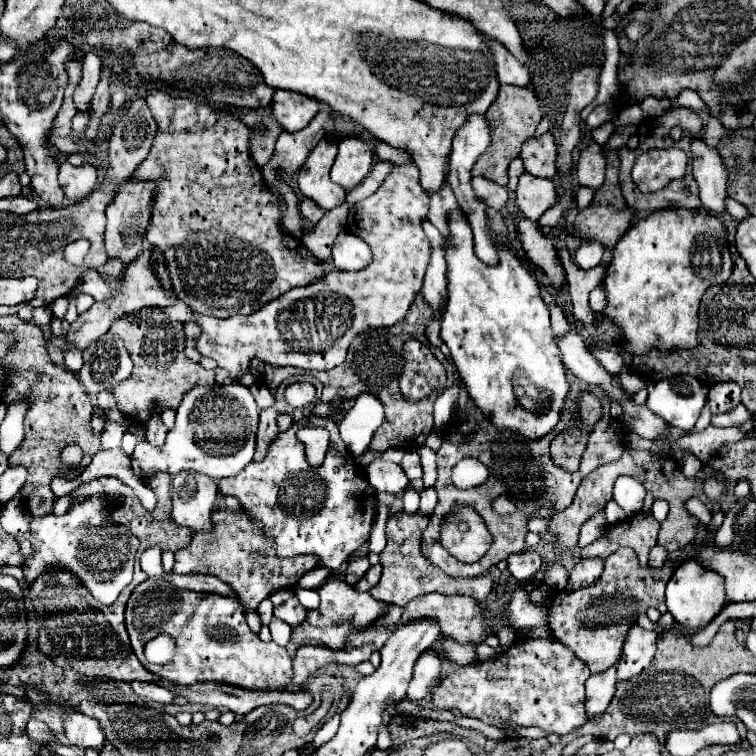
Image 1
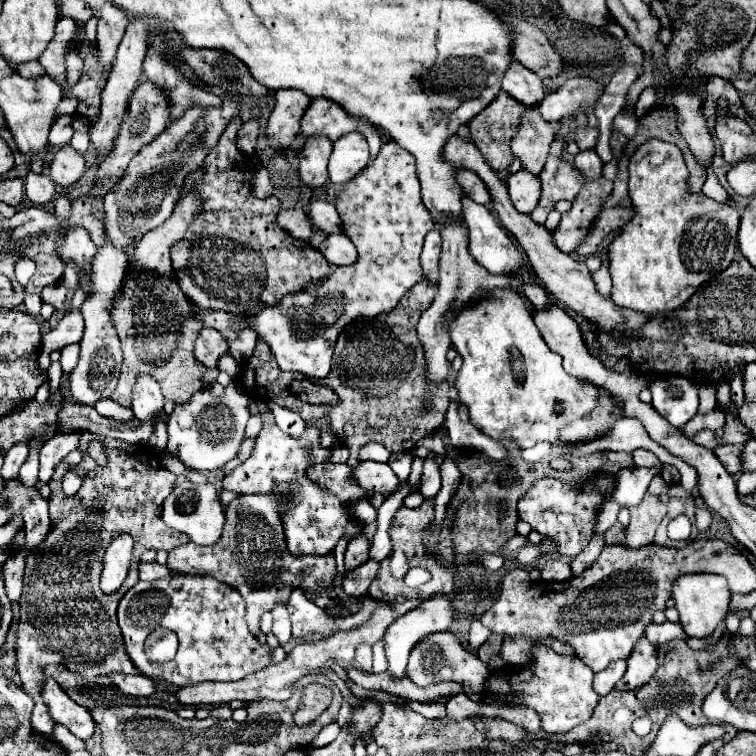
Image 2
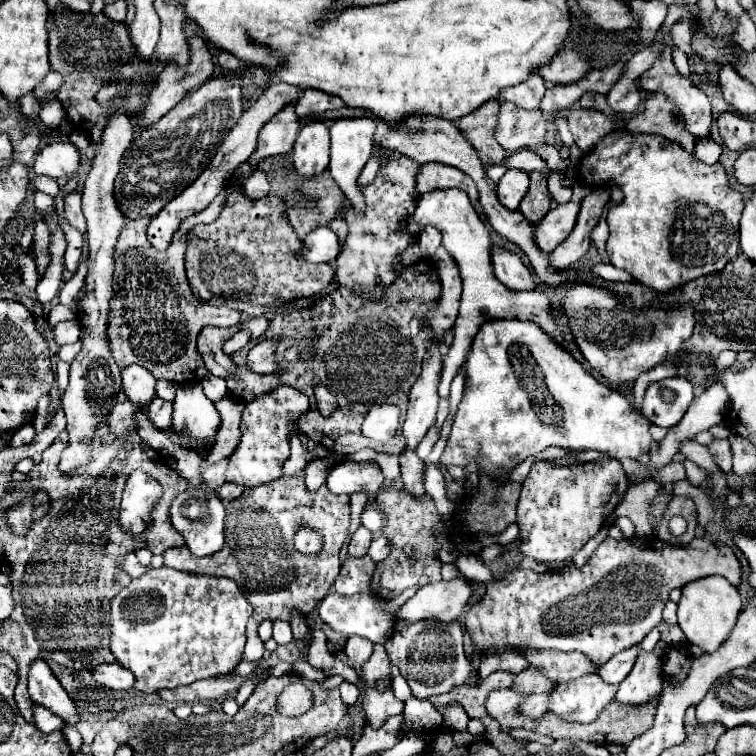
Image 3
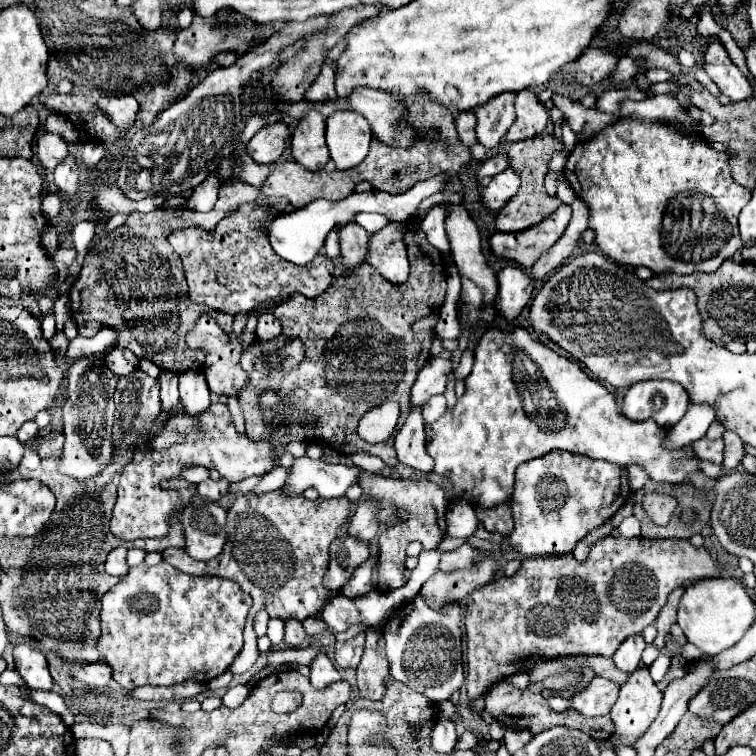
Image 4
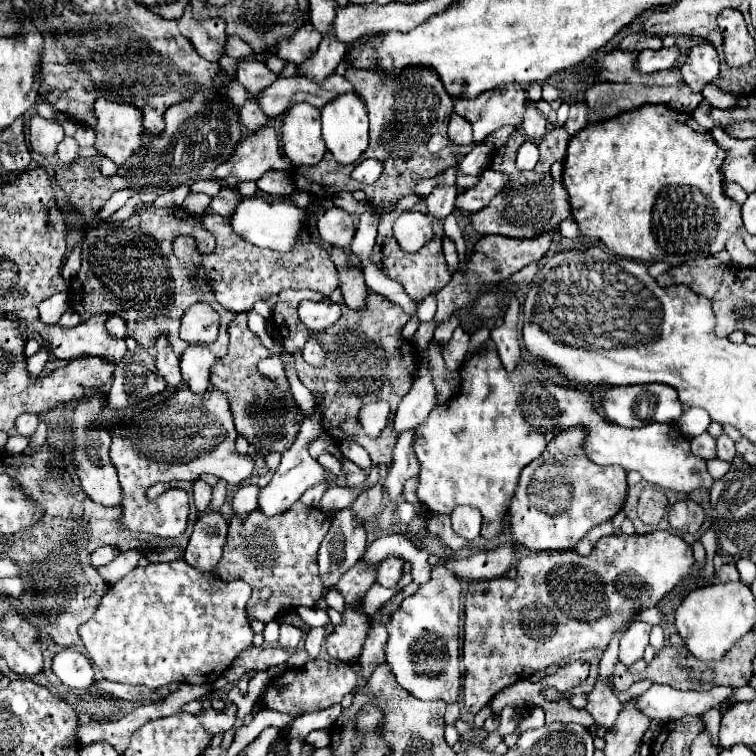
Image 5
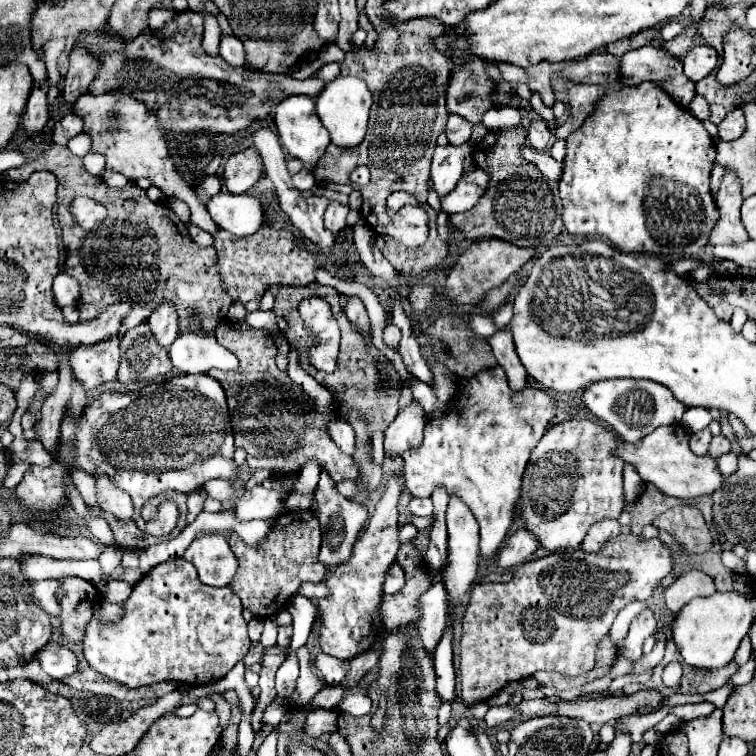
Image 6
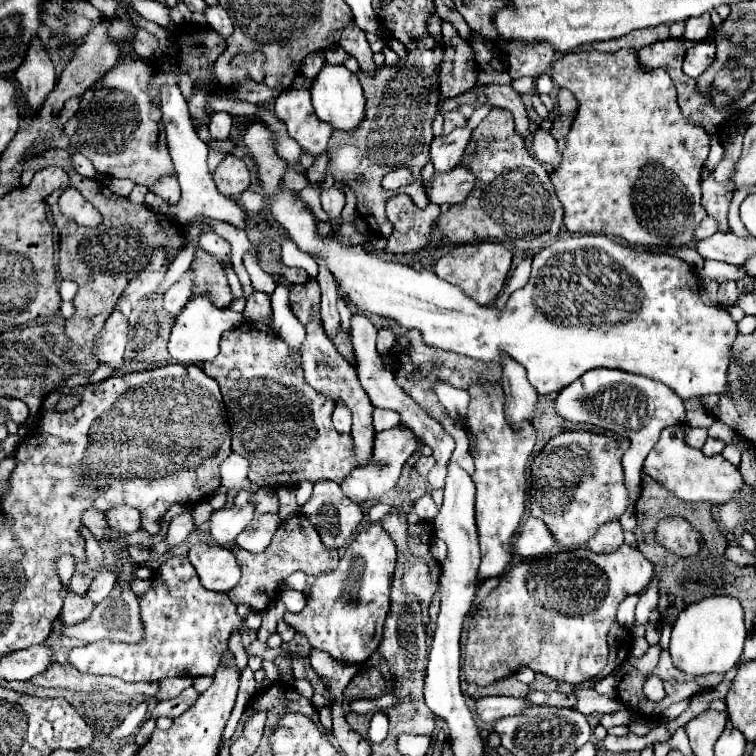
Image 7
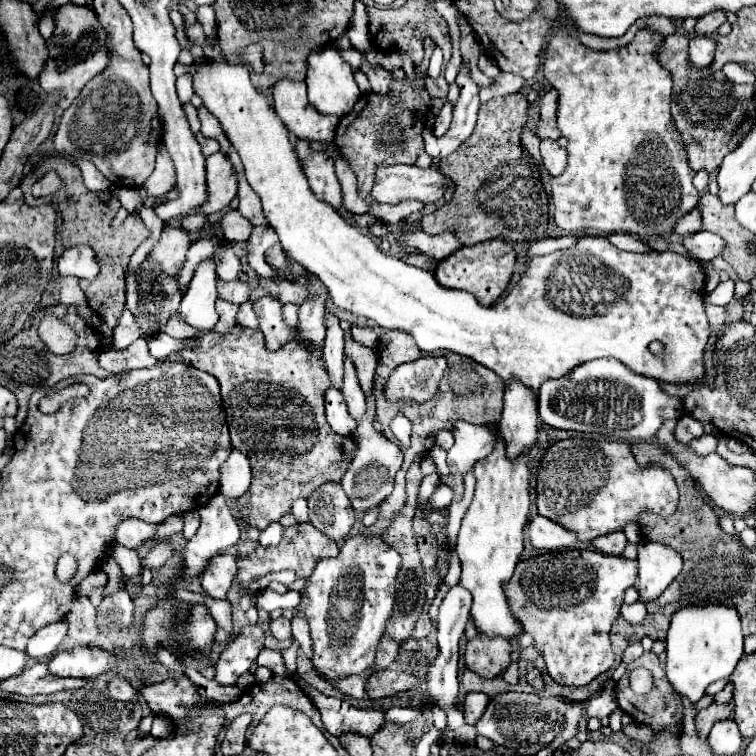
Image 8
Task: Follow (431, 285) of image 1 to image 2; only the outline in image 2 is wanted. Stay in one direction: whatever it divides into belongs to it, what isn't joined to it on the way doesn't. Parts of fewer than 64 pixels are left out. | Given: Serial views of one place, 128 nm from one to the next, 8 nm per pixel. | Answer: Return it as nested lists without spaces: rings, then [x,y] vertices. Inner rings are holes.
[[[430,230],[424,238],[424,248],[420,254],[420,264],[428,282],[438,282],[438,256],[440,256],[440,232]]]

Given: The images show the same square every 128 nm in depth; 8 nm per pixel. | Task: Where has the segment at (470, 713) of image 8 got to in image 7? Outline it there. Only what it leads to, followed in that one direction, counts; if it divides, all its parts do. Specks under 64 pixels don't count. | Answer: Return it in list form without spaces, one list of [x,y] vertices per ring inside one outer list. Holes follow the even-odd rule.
[[[502,696],[478,698],[476,700],[476,714],[482,722],[494,722],[500,716],[510,716],[510,714],[522,712],[522,708],[526,708],[528,704],[532,704],[532,702],[522,700],[522,698],[502,698]]]

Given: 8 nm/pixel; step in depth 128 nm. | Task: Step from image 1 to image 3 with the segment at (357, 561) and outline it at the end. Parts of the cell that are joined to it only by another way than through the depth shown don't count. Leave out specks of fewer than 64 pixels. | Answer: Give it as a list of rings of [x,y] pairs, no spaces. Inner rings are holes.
[[[360,526],[352,538],[350,538],[350,544],[348,544],[348,554],[350,556],[364,556],[368,552],[368,546],[372,542],[372,532],[364,526]]]

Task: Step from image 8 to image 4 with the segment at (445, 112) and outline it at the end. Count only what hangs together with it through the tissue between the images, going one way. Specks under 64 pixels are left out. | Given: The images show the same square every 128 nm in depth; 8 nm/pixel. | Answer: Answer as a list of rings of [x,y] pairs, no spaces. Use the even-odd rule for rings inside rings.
[[[468,110],[468,112],[460,112],[460,114],[456,116],[456,132],[458,132],[460,142],[464,142],[466,146],[476,144],[474,126],[476,126],[476,116],[474,116],[474,112]]]

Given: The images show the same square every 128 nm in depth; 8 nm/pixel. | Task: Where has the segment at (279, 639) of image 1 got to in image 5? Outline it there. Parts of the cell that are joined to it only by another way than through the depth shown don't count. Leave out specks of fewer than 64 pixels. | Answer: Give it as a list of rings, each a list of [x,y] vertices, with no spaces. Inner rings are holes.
[[[272,620],[272,622],[266,624],[266,628],[264,628],[262,634],[264,634],[264,642],[268,646],[276,646],[276,642],[278,642],[278,628],[280,628],[280,624],[276,620]]]

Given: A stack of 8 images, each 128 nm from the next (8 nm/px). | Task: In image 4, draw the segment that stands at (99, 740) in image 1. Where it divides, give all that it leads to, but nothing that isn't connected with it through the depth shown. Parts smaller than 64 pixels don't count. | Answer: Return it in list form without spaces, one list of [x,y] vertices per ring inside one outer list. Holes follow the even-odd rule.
[[[18,644],[14,646],[14,664],[16,672],[32,686],[40,690],[50,690],[54,680],[48,672],[48,662],[46,654],[28,646],[28,644]]]

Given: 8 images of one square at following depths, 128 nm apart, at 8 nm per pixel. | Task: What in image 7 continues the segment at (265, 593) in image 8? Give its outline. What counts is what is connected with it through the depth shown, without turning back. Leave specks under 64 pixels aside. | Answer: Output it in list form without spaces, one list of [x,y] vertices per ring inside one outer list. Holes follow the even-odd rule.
[[[284,590],[282,592],[282,602],[286,604],[286,610],[290,612],[300,612],[306,604],[306,596],[298,590]]]

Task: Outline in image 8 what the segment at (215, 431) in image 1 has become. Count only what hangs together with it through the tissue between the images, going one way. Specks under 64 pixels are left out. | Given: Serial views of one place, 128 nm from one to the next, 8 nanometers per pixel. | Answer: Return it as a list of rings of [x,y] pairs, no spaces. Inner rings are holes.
[[[202,260],[180,302],[180,316],[184,316],[184,320],[198,330],[208,330],[218,320],[214,310],[214,302],[218,298],[216,280],[216,260]],[[156,336],[156,342],[152,338],[148,348],[152,348],[152,354],[156,354],[156,358],[166,358],[170,354],[178,354],[178,350],[184,348],[186,344],[188,344],[188,340],[172,340],[172,338]]]

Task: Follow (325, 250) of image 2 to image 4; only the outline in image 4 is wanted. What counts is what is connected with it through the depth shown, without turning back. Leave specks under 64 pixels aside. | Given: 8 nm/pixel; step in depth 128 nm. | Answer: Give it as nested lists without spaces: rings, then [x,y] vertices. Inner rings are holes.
[[[438,174],[436,178],[428,178],[428,180],[422,180],[422,182],[416,182],[408,192],[404,192],[402,196],[388,196],[386,192],[376,192],[376,190],[370,190],[370,192],[354,192],[350,194],[346,200],[338,200],[338,202],[330,202],[330,200],[314,200],[298,210],[292,210],[292,212],[284,212],[284,214],[278,214],[274,220],[268,222],[268,226],[264,228],[264,234],[268,236],[274,252],[282,258],[282,260],[288,260],[288,262],[294,262],[294,264],[308,264],[318,252],[320,248],[324,246],[324,240],[328,236],[328,232],[333,230],[334,226],[338,224],[344,224],[348,222],[352,216],[355,216],[360,212],[376,212],[384,214],[388,220],[394,220],[394,222],[404,222],[406,218],[414,216],[416,214],[416,206],[436,194],[436,192],[442,192],[444,186],[450,182],[448,176],[444,174]]]

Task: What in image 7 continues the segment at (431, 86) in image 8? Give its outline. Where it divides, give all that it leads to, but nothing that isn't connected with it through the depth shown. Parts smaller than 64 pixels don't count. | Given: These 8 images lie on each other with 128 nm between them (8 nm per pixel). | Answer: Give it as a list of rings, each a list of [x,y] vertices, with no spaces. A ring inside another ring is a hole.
[[[446,20],[442,22],[442,36],[448,36],[446,54],[442,58],[442,82],[440,90],[444,98],[454,98],[462,92],[466,92],[466,82],[474,82],[474,74],[466,68],[466,60],[474,58],[472,48],[458,36],[454,26],[450,26]]]

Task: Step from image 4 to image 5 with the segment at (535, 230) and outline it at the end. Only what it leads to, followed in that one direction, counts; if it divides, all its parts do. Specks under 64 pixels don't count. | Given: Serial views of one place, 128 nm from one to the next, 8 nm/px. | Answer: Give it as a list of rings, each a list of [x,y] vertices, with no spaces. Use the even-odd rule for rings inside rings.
[[[554,232],[544,234],[544,236],[538,236],[538,238],[530,238],[530,240],[516,240],[516,238],[502,238],[502,236],[482,236],[474,244],[474,250],[470,254],[470,258],[466,260],[466,268],[464,270],[458,270],[452,276],[452,280],[436,294],[436,298],[438,298],[436,316],[434,316],[432,322],[426,322],[426,324],[420,324],[418,326],[418,330],[416,330],[414,338],[412,338],[412,342],[416,344],[416,348],[424,352],[426,346],[428,346],[428,340],[432,340],[432,336],[434,336],[436,326],[442,324],[446,318],[450,318],[452,312],[464,308],[478,294],[490,290],[494,284],[498,284],[502,280],[508,280],[514,272],[522,270],[526,264],[540,262],[540,258],[544,258],[546,250],[552,244],[552,238],[554,238]]]

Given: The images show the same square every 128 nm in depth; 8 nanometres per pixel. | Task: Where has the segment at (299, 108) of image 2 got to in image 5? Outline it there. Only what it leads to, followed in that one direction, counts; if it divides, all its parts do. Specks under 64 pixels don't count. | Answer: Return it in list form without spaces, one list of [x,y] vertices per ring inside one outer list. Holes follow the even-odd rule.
[[[264,128],[258,140],[248,136],[236,152],[216,168],[214,176],[224,180],[226,186],[236,188],[240,182],[256,182],[268,168],[290,172],[290,164],[280,154],[280,144],[272,128]]]

